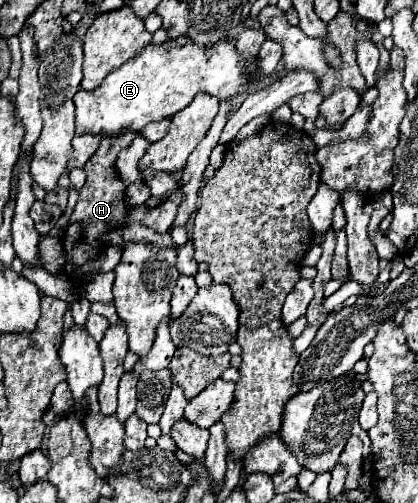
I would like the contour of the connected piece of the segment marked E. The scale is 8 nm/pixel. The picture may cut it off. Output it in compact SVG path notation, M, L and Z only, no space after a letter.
M179 37L177 41L165 41L163 45L147 45L135 57L131 57L125 65L109 73L109 77L105 77L105 81L95 91L79 89L75 93L73 97L75 119L77 119L75 133L97 133L101 137L113 137L127 129L139 133L147 123L173 117L181 107L187 107L197 93L207 93L217 99L227 99L239 93L239 89L247 83L247 77L249 79L257 77L255 63L257 59L241 61L241 57L237 57L235 41L221 41L209 49L195 45L193 41L189 41L189 37Z

